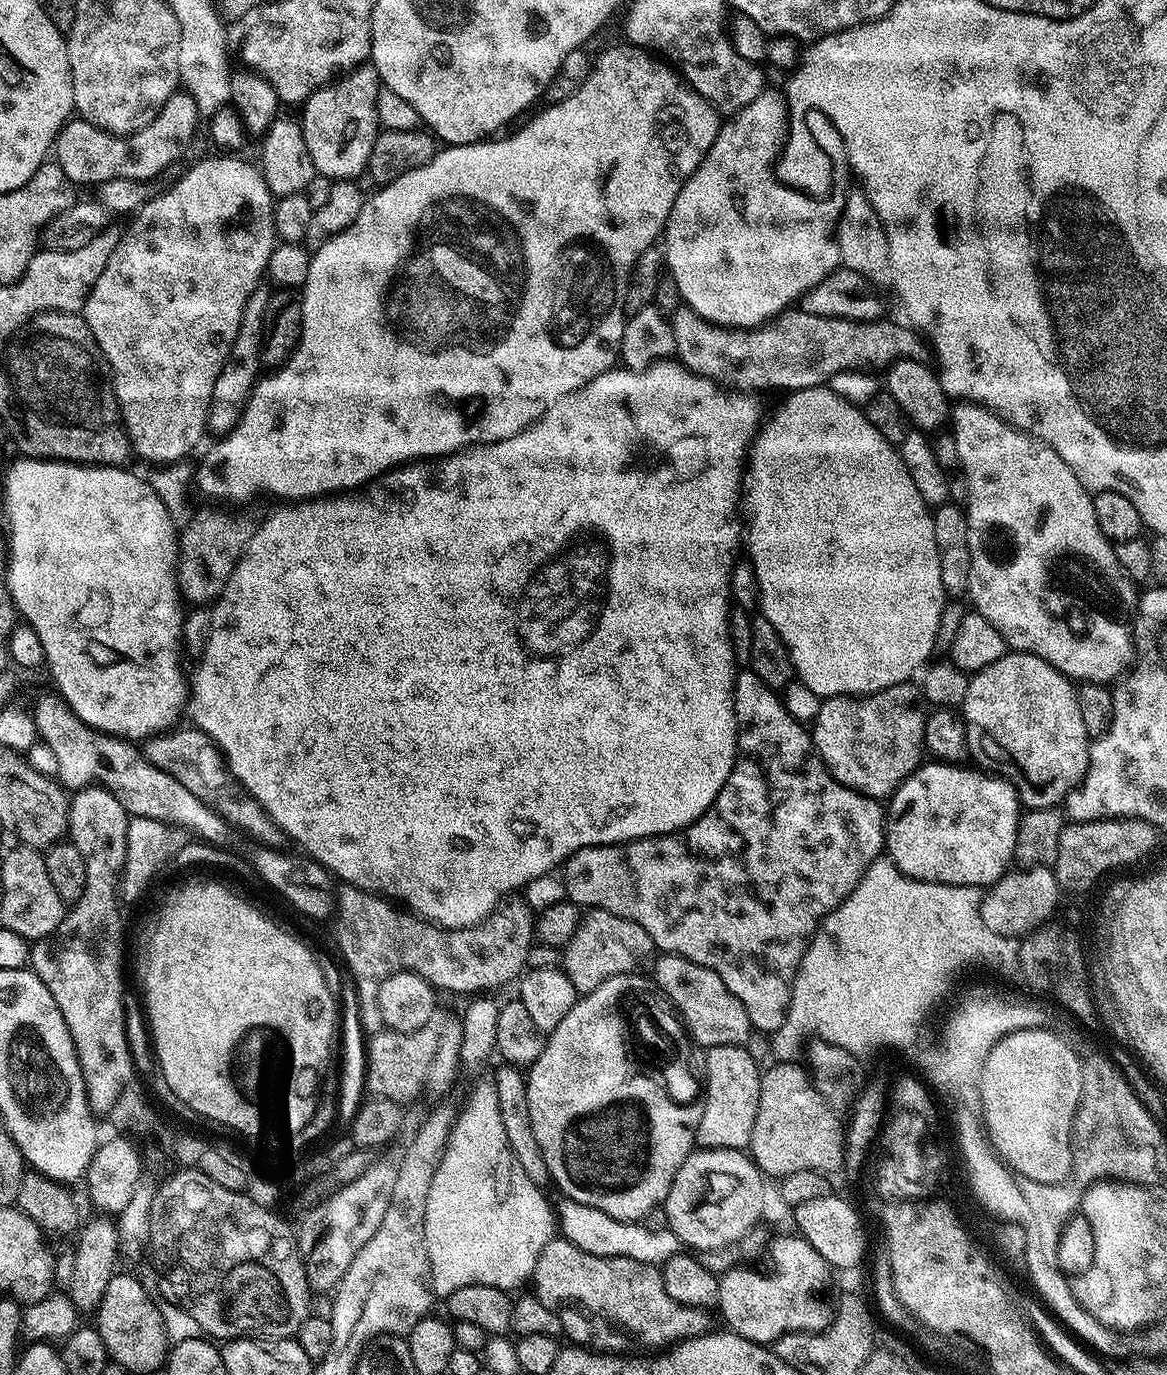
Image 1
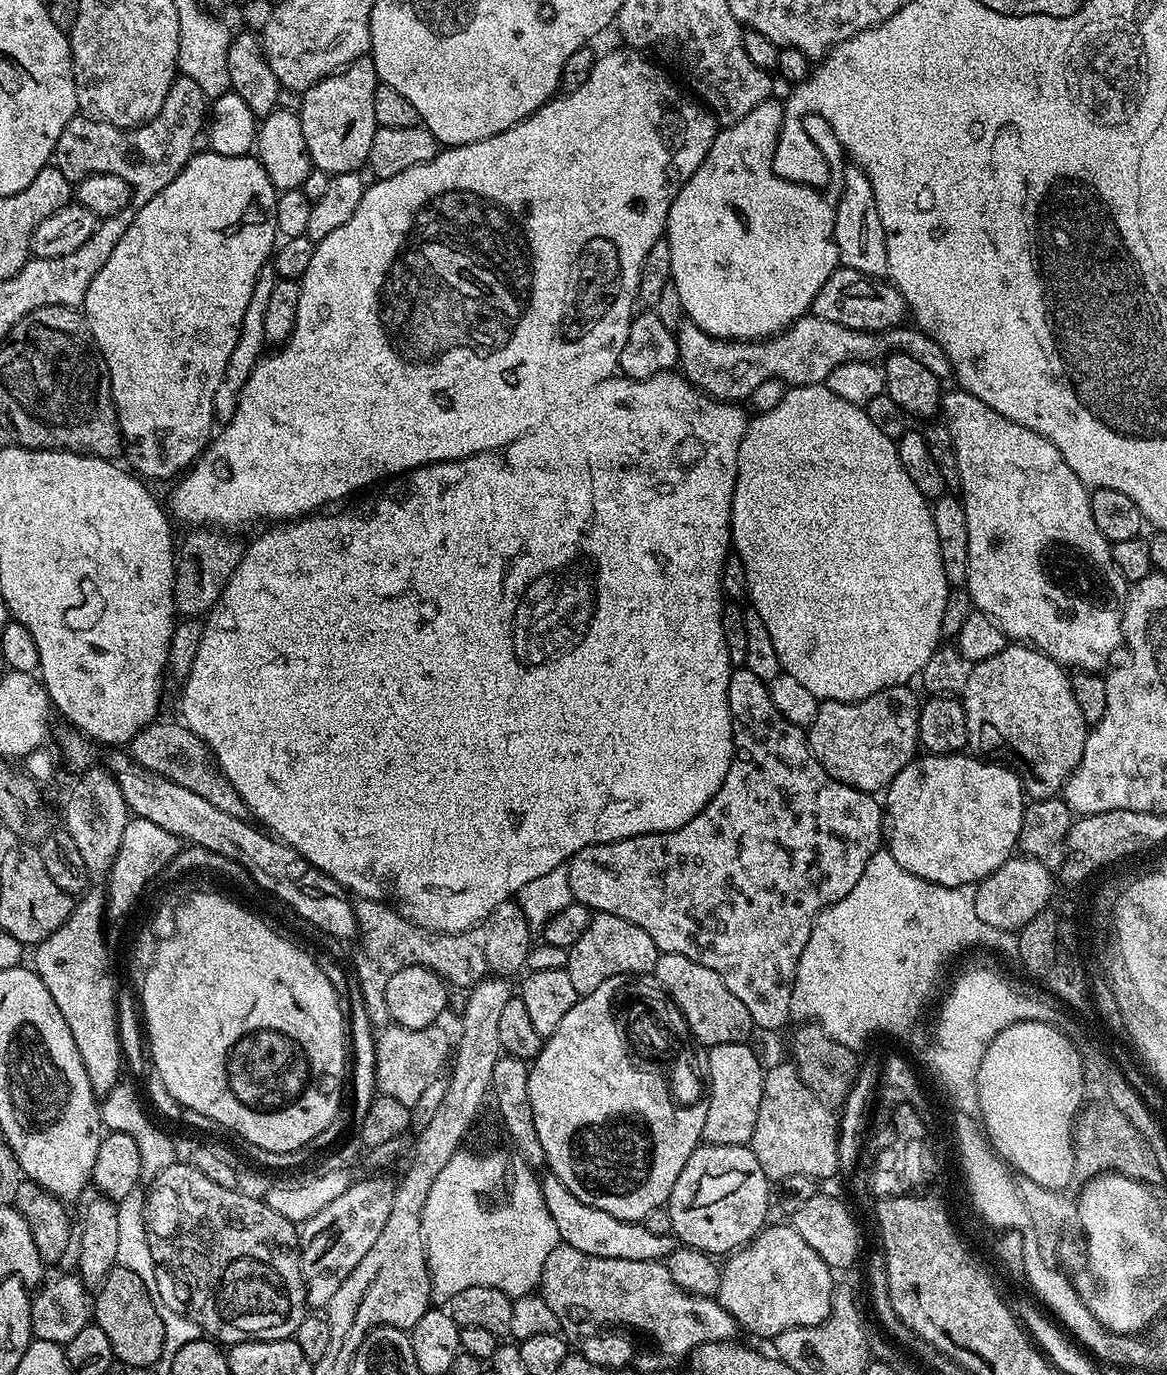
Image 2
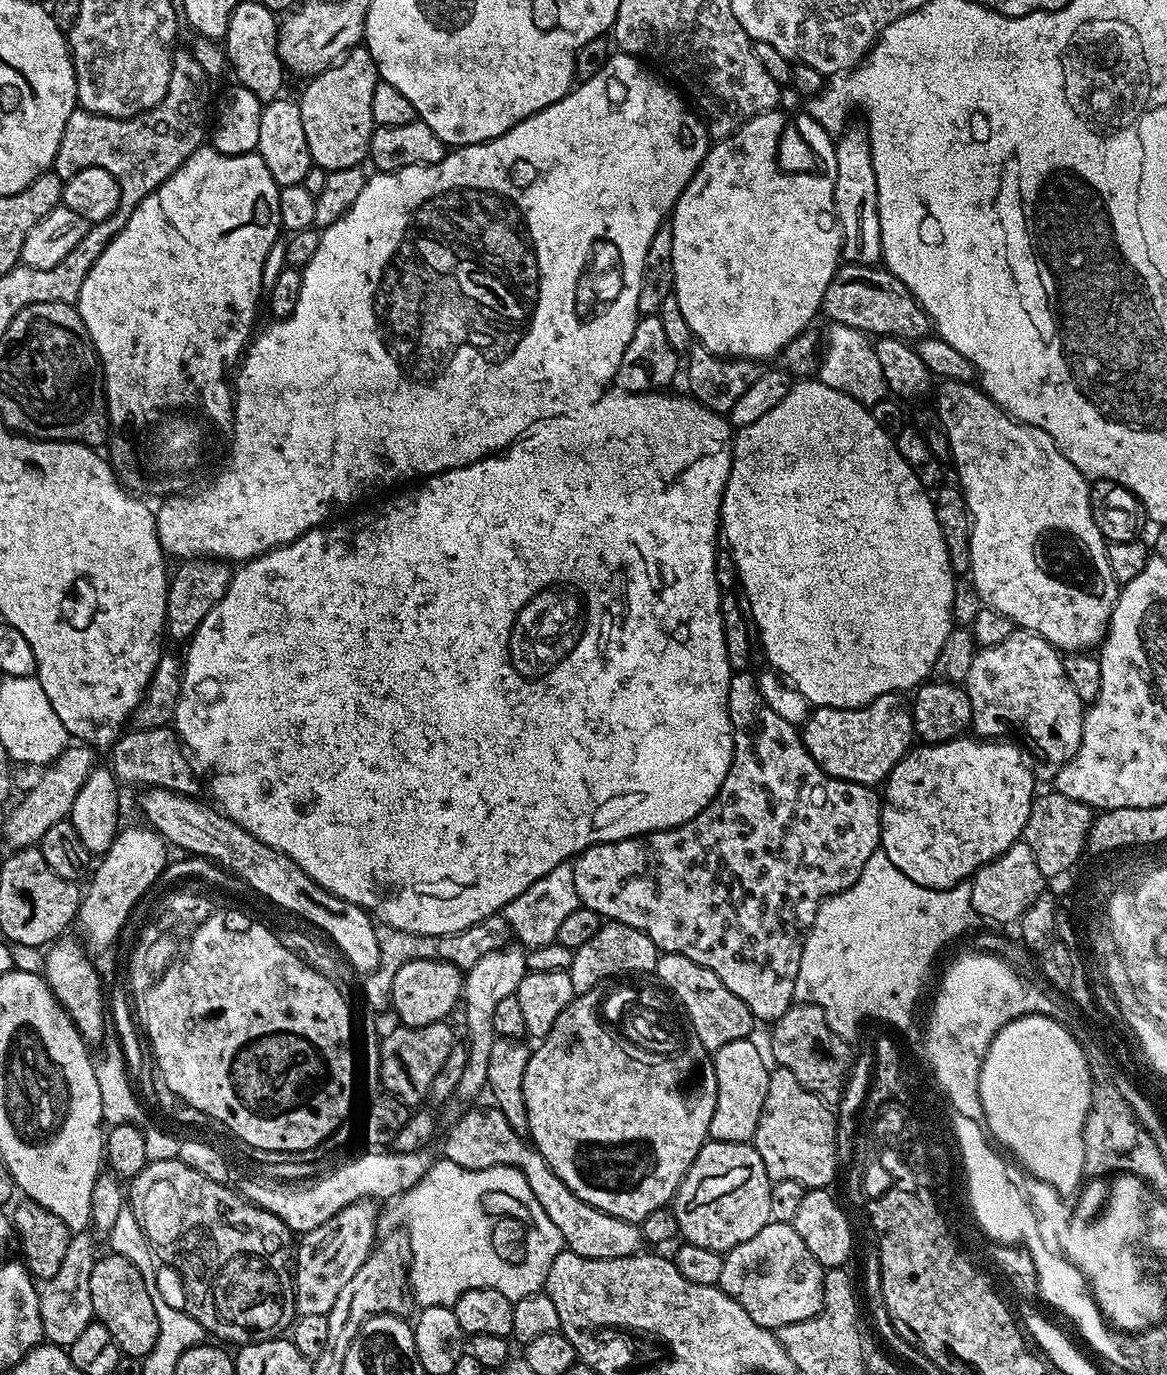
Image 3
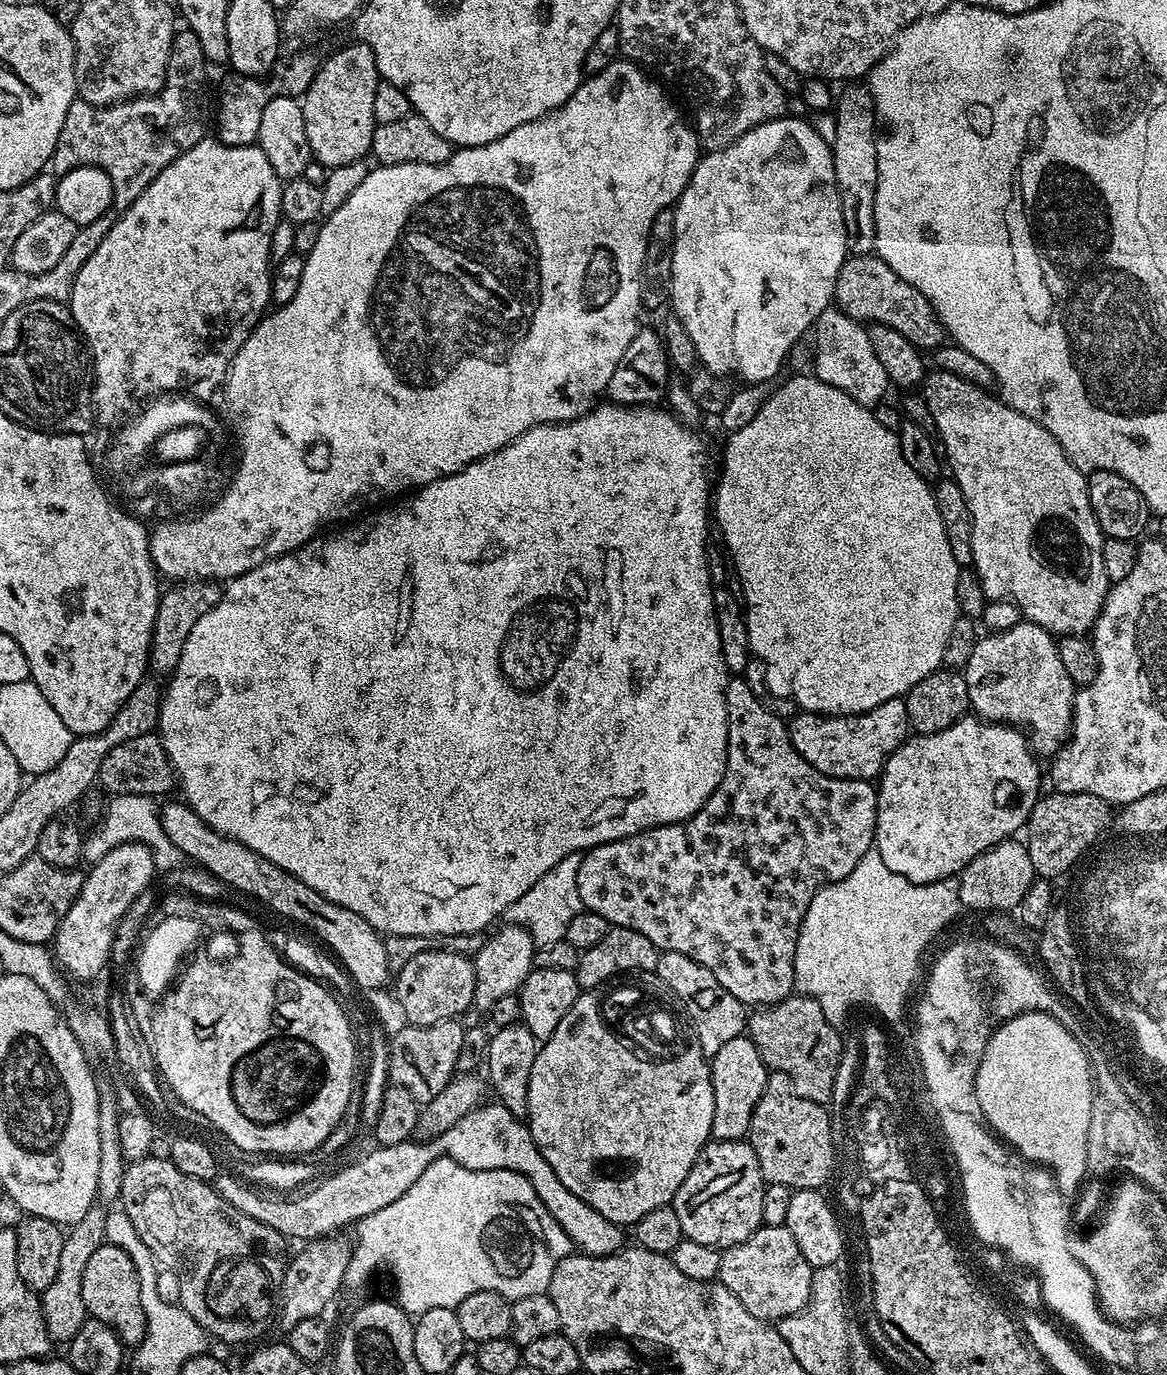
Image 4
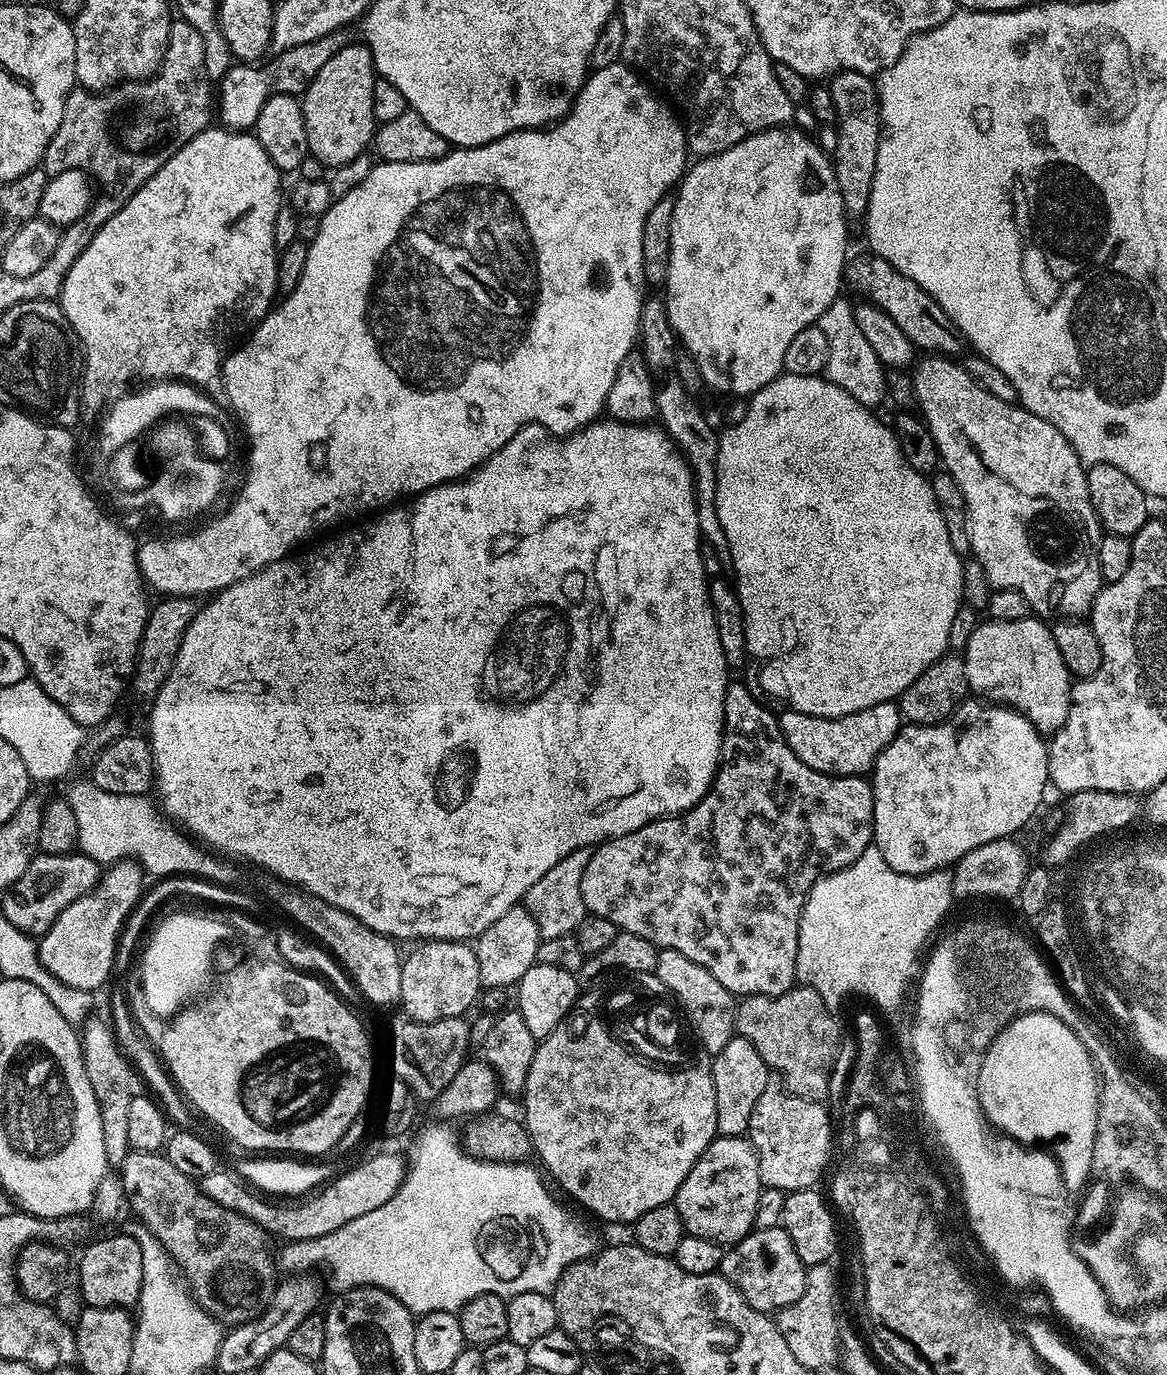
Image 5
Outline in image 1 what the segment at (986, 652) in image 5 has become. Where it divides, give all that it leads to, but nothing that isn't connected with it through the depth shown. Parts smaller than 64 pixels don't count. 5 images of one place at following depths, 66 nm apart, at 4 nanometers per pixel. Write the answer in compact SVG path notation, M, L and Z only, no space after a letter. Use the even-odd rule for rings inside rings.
M1005 651L998 662L971 673L962 705L964 725L968 731L971 759L985 773L995 774L1011 784L1025 809L1056 808L1063 805L1088 772L1090 737L1078 710L1073 681L1063 676L1050 662L1029 652Z

